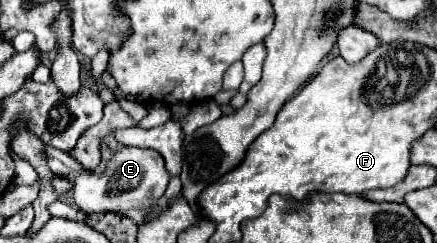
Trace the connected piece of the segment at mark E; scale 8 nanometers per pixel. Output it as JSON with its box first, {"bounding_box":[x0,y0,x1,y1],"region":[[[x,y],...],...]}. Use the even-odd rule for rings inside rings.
{"bounding_box":[44,146,170,224],"region":[[[46,146],[44,154],[48,168],[74,184],[74,200],[78,208],[90,214],[112,212],[118,216],[126,216],[136,224],[146,224],[146,220],[152,218],[152,212],[158,202],[156,190],[160,190],[162,198],[170,180],[164,168],[164,158],[156,150],[124,146],[110,158],[104,172],[84,172],[84,168],[77,160],[52,146]]]}

